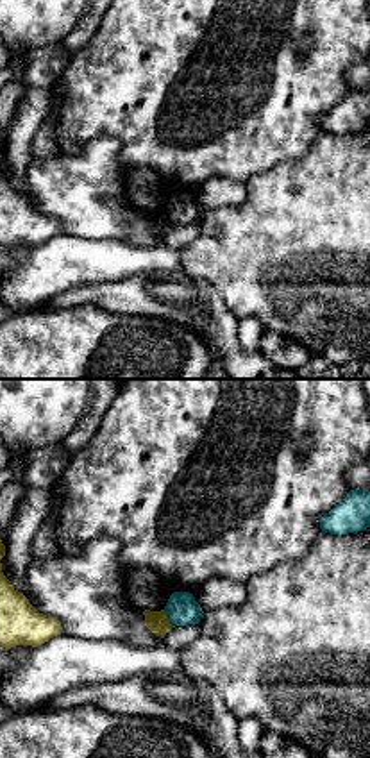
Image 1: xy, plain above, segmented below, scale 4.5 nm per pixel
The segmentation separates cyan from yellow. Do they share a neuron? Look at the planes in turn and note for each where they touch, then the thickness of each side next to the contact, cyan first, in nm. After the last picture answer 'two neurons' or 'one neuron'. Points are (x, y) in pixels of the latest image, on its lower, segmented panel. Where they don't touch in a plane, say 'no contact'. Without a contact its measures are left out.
(168, 617) | 140/100 nm

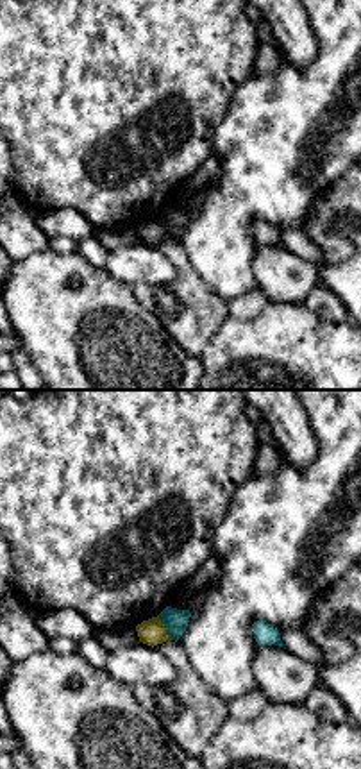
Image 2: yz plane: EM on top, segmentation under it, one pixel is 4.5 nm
(165, 626) | 110/120 nm

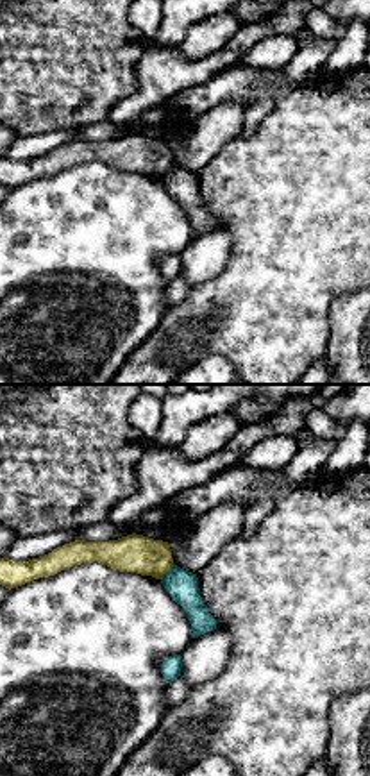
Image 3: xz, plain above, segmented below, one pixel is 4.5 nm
(167, 573) | 140/180 nm

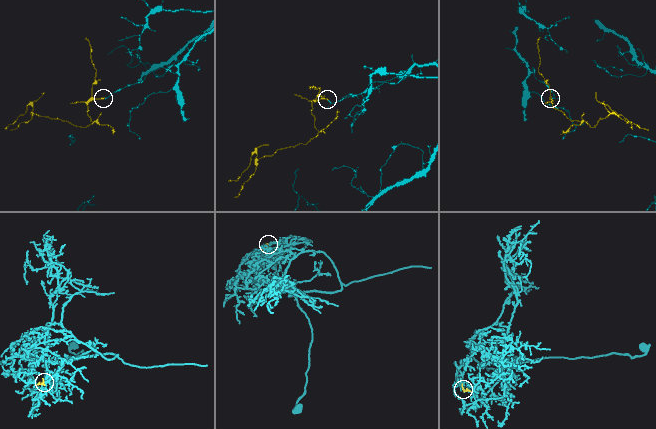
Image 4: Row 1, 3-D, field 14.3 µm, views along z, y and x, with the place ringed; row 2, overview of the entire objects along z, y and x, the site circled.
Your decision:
two neurons

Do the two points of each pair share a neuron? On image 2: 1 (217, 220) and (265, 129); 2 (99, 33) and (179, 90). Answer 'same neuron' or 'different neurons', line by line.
1: same neuron
2: same neuron

